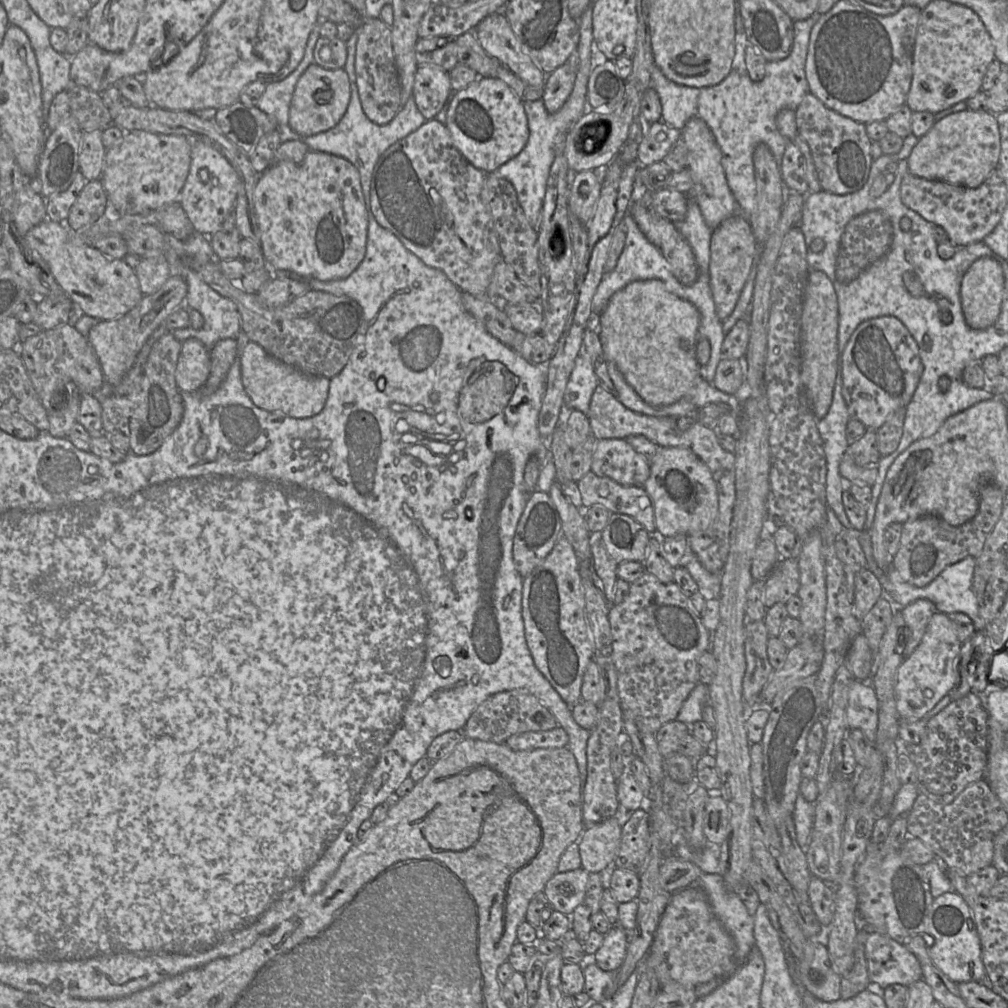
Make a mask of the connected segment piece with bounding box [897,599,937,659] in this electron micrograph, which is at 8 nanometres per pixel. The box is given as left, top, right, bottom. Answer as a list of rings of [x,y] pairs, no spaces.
[[[917,599],[906,606],[897,607],[897,610],[910,630],[909,640],[903,652],[905,659],[912,654],[920,643],[930,618],[937,610],[935,605],[928,599]]]

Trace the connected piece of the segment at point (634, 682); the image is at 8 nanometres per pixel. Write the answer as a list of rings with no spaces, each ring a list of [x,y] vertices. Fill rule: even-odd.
[[[648,572],[630,584],[630,592],[623,602],[610,607],[609,621],[623,714],[641,721],[656,734],[664,724],[677,719],[684,701],[699,683],[698,660],[710,648],[711,633],[675,582],[662,583]]]

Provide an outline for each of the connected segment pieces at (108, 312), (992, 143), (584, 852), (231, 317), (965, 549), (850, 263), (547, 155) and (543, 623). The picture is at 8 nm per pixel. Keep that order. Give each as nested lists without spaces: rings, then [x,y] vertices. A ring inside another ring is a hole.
[[[46,219],[23,237],[28,248],[48,265],[55,281],[84,315],[114,320],[131,311],[143,298],[134,270],[124,259],[110,259],[97,248],[74,237],[65,223]]]
[[[972,110],[952,113],[936,121],[907,158],[908,172],[914,176],[943,181],[955,186],[977,188],[993,171],[1000,158],[1000,133],[996,115]]]
[[[620,807],[617,816],[585,827],[578,847],[582,868],[588,873],[607,873],[614,867],[621,842],[622,822],[629,813]]]
[[[180,261],[180,267],[173,270],[173,275],[181,276],[188,286],[187,295],[184,305],[188,308],[190,319],[190,327],[176,329],[173,334],[176,339],[183,342],[189,338],[195,338],[201,341],[205,347],[210,350],[218,341],[231,338],[237,340],[238,334],[241,331],[241,316],[236,304],[230,299],[220,295],[207,285],[187,264]],[[202,318],[204,318],[204,325],[202,326]]]
[[[987,482],[979,491],[979,507],[976,515],[962,525],[952,526],[936,515],[925,515],[905,522],[898,551],[892,559],[892,567],[904,582],[924,587],[947,566],[967,556],[976,558],[1001,516],[1003,499],[1004,491],[995,484]]]
[[[873,210],[854,217],[846,225],[841,238],[835,266],[837,281],[847,284],[855,280],[889,251],[892,241],[892,224],[884,213]]]
[[[593,41],[593,56],[591,55],[591,61],[587,63],[580,63],[578,67],[577,77],[574,84],[574,88],[566,100],[564,105],[556,113],[550,114],[547,112],[544,102],[539,99],[536,101],[523,102],[525,113],[528,119],[529,138],[523,148],[523,150],[514,158],[501,165],[496,171],[506,180],[508,180],[515,188],[518,202],[524,211],[526,218],[530,225],[537,231],[541,223],[541,212],[546,194],[546,187],[548,178],[550,175],[551,166],[555,160],[556,154],[558,154],[558,146],[562,140],[566,140],[567,134],[572,126],[588,111],[587,106],[587,85],[589,76],[594,67],[594,41]]]
[[[561,535],[551,552],[523,580],[522,616],[533,661],[561,698],[573,707],[581,698],[585,670],[594,659],[594,637],[587,618],[579,560]]]

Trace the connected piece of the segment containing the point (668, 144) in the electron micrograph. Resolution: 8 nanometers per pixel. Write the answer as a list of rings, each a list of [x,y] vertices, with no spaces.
[[[662,120],[646,127],[638,147],[638,162],[648,166],[661,162],[672,147],[681,139],[681,130],[673,128]]]

